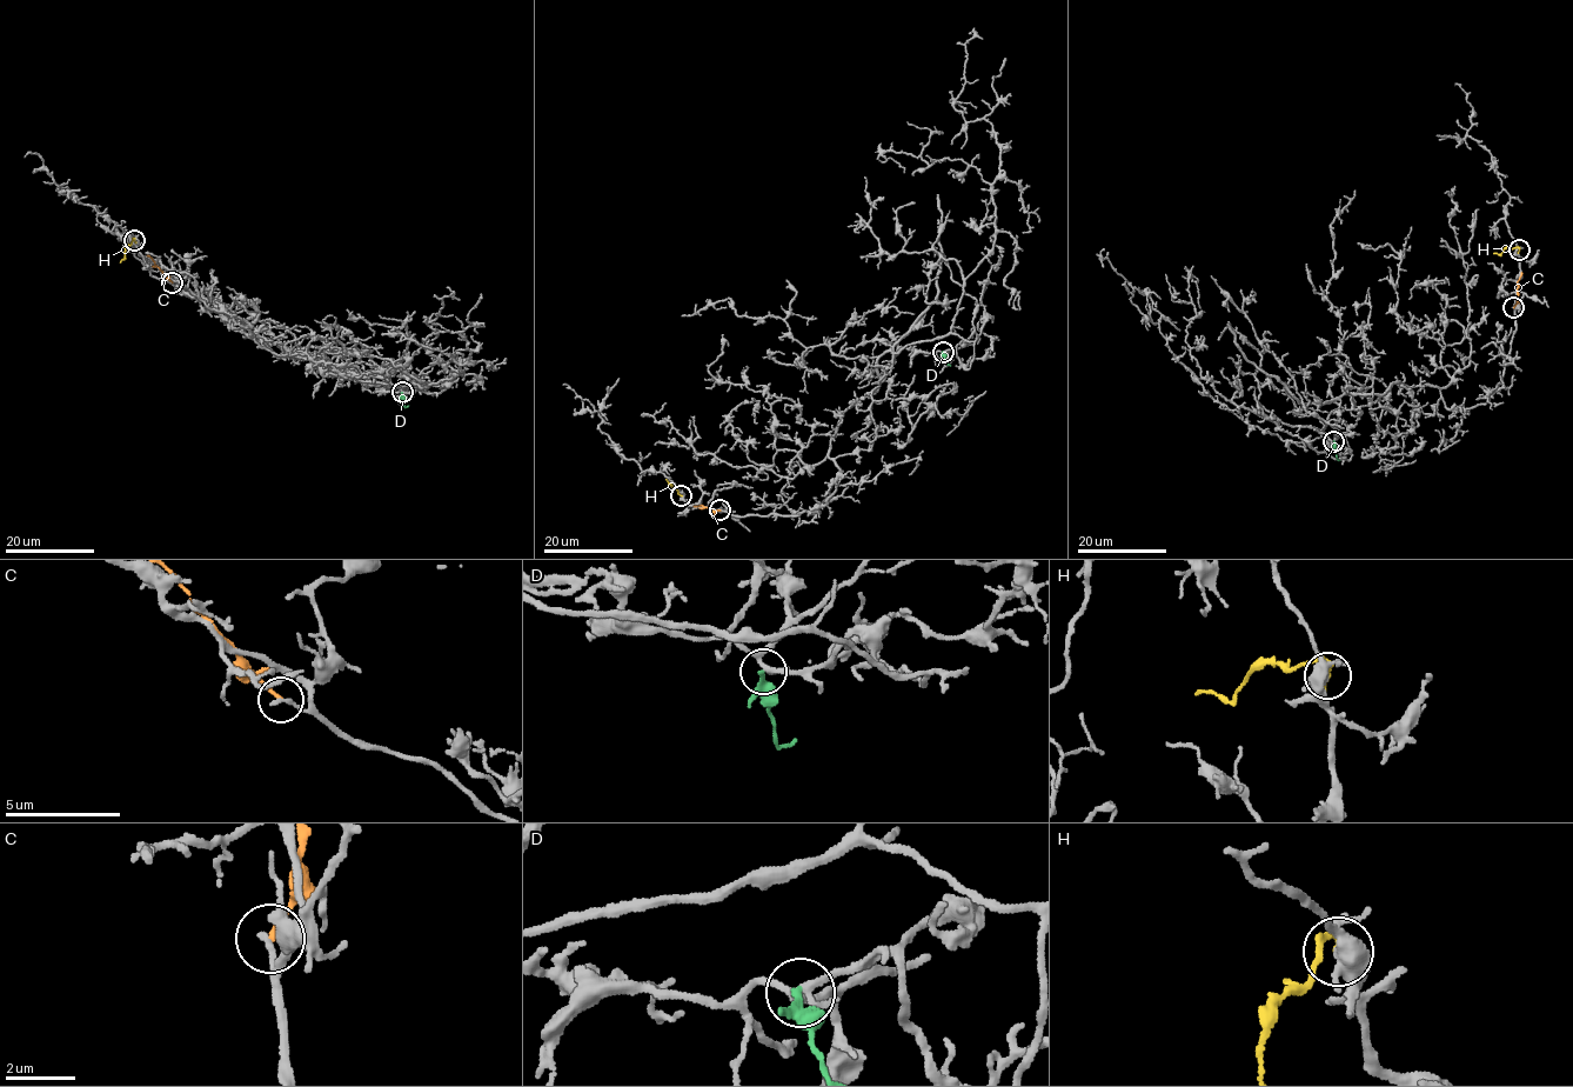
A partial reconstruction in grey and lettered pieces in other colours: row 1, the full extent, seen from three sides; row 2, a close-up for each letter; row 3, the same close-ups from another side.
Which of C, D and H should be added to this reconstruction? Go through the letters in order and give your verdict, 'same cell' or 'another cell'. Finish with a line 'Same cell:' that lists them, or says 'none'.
C: another cell
D: another cell
H: another cell
Same cell: none

